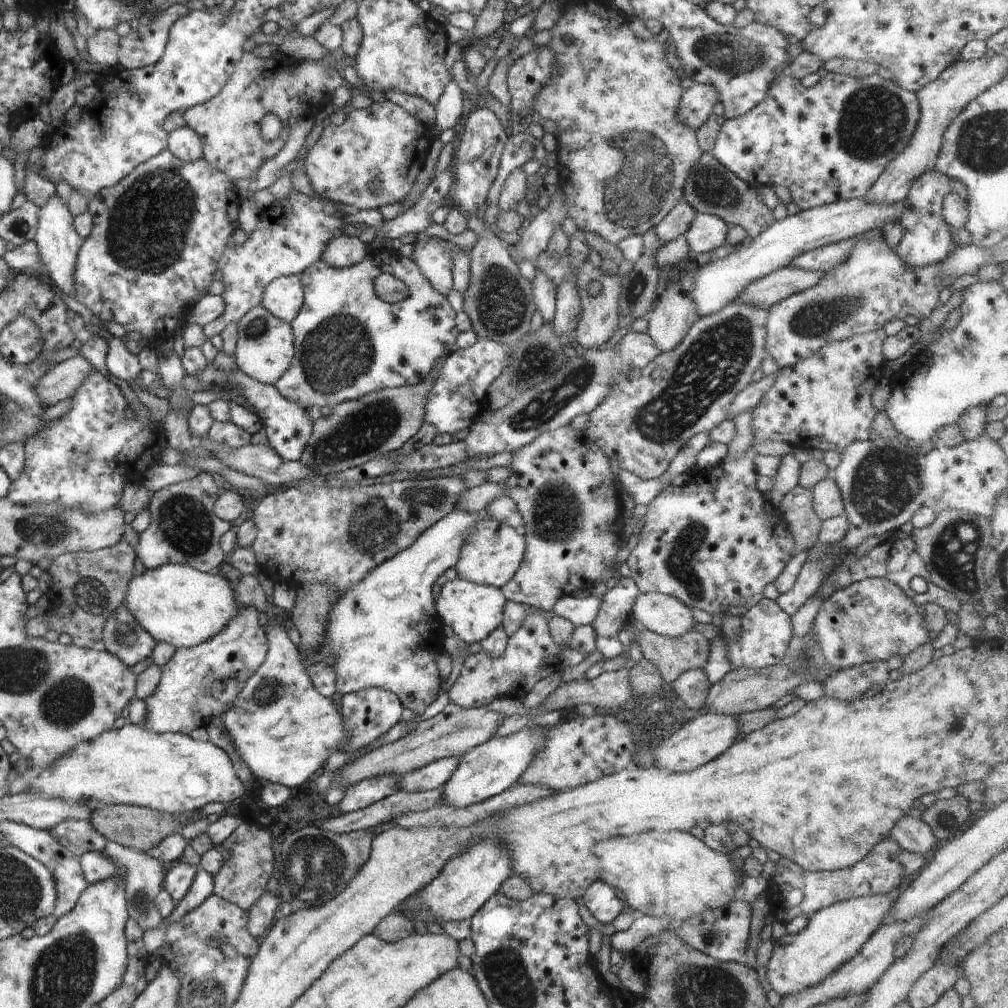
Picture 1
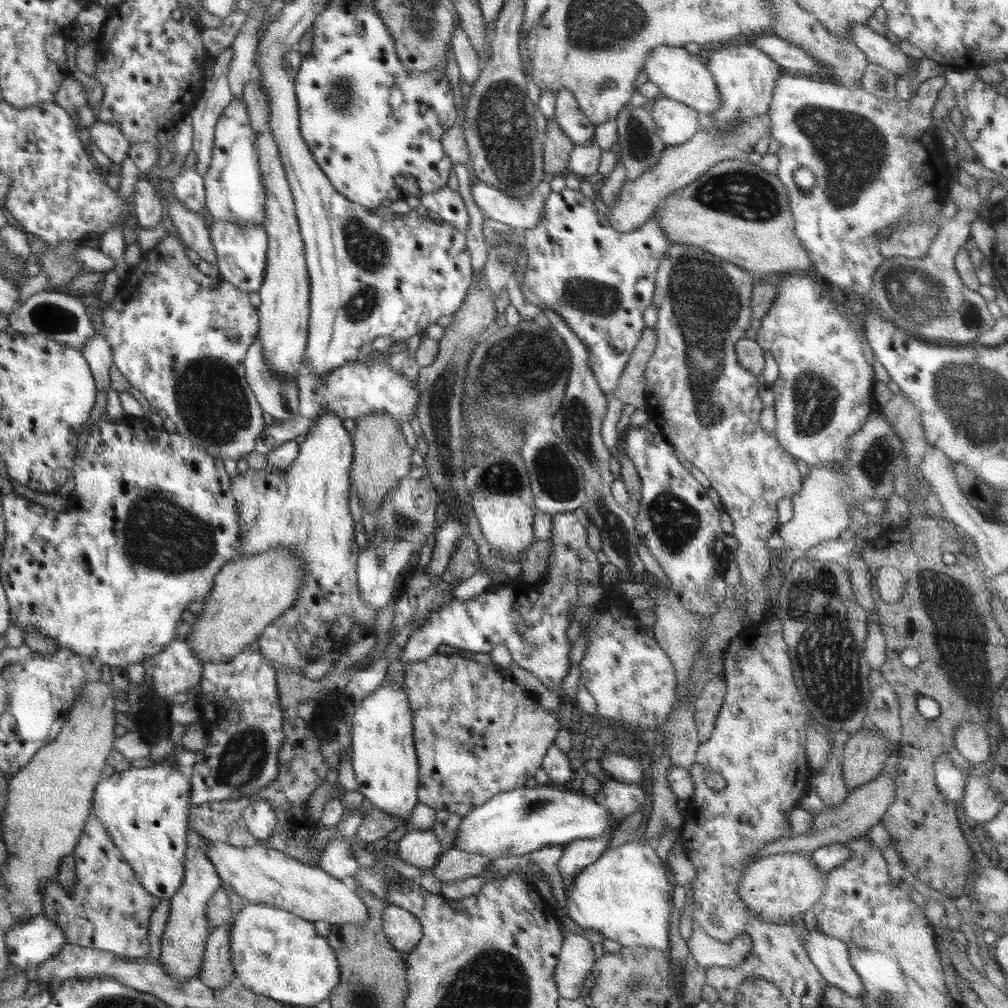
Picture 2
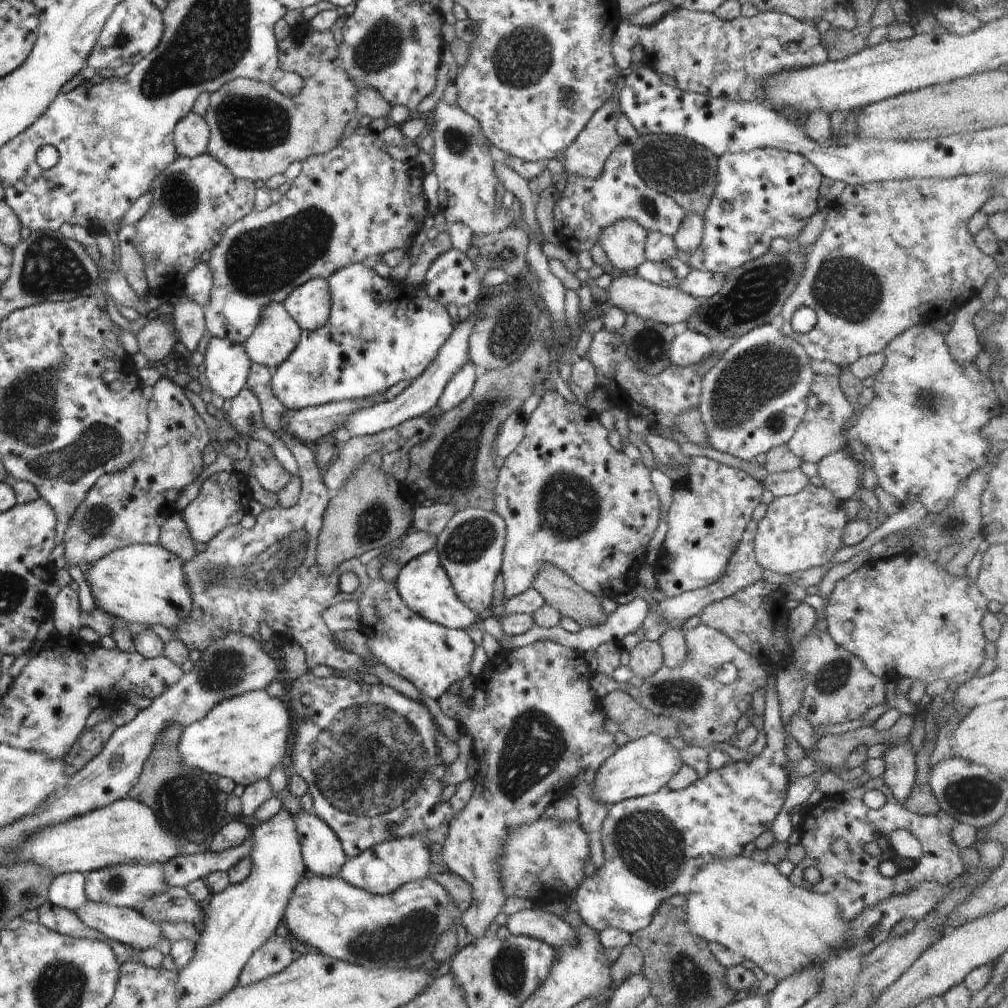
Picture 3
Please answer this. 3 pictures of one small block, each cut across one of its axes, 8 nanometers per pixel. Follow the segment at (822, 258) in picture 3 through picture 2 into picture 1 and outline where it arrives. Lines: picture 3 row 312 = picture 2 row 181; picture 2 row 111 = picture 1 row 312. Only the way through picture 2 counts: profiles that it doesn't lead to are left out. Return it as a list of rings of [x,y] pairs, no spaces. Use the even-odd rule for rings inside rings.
[[[878,234],[870,240],[858,240],[856,246],[850,250],[850,256],[821,274],[816,286],[802,290],[778,302],[768,309],[766,321],[766,352],[775,359],[778,368],[794,366],[799,360],[804,360],[816,354],[822,346],[828,342],[842,342],[848,340],[852,334],[866,334],[876,329],[883,329],[894,318],[904,319],[906,316],[914,316],[922,321],[930,316],[932,310],[940,305],[938,295],[941,290],[956,285],[950,276],[941,270],[941,264],[928,264],[922,268],[909,268],[906,262],[896,254],[896,248],[892,249],[886,242],[884,234]]]

